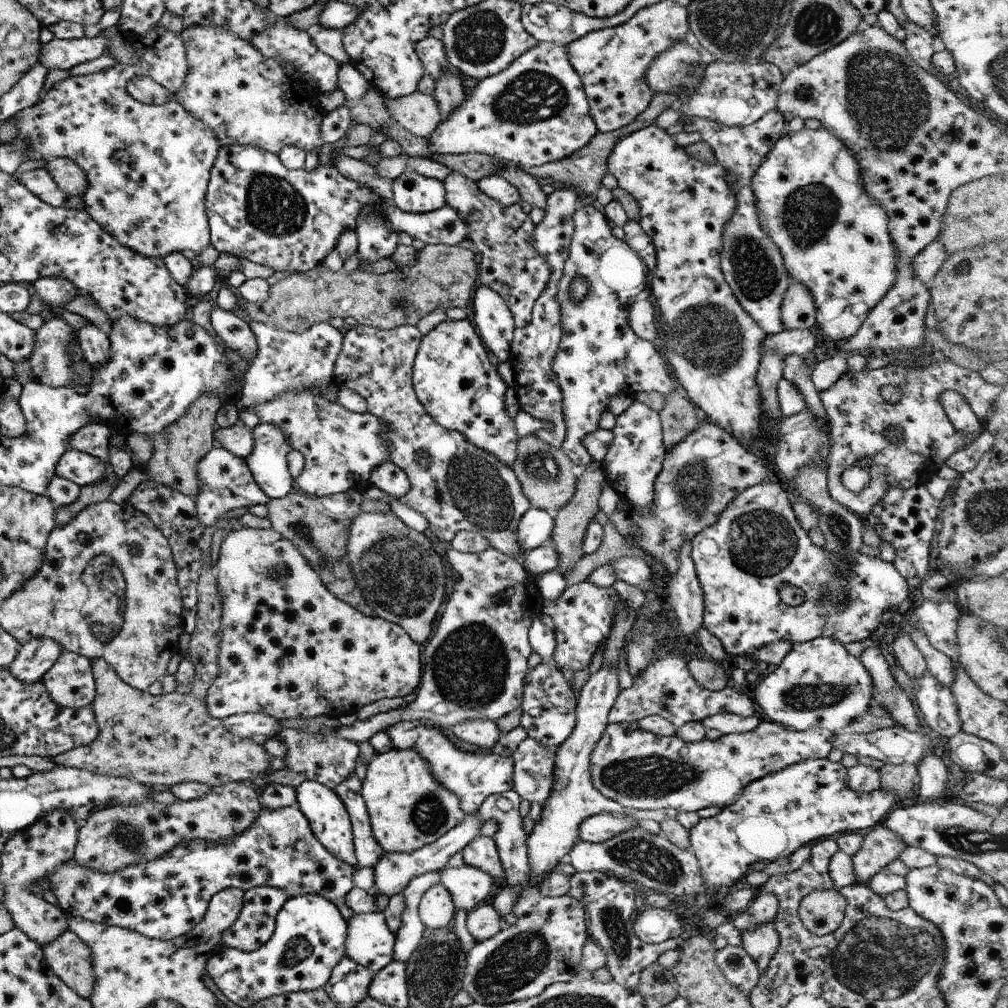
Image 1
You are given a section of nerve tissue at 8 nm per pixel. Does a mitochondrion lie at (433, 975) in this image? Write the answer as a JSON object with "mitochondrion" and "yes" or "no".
{"mitochondrion":"yes"}

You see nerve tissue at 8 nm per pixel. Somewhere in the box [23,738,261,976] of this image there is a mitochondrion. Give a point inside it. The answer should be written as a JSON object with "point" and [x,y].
{"point":[129,835]}

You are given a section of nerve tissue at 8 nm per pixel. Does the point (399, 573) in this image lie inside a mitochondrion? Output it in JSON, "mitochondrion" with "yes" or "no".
{"mitochondrion":"yes"}

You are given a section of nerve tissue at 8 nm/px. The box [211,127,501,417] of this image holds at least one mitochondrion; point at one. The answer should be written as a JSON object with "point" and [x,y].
{"point":[276,207]}

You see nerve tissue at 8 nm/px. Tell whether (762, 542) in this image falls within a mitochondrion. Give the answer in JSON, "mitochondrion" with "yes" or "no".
{"mitochondrion":"yes"}

